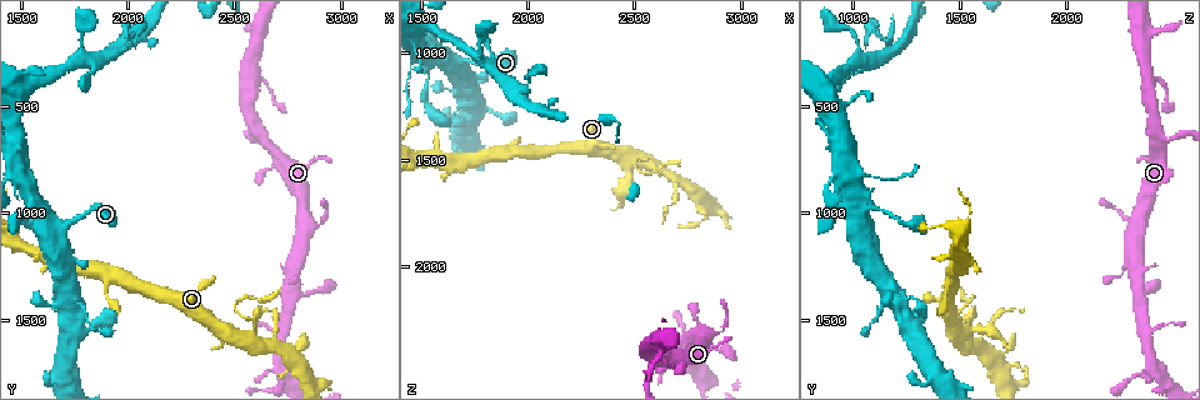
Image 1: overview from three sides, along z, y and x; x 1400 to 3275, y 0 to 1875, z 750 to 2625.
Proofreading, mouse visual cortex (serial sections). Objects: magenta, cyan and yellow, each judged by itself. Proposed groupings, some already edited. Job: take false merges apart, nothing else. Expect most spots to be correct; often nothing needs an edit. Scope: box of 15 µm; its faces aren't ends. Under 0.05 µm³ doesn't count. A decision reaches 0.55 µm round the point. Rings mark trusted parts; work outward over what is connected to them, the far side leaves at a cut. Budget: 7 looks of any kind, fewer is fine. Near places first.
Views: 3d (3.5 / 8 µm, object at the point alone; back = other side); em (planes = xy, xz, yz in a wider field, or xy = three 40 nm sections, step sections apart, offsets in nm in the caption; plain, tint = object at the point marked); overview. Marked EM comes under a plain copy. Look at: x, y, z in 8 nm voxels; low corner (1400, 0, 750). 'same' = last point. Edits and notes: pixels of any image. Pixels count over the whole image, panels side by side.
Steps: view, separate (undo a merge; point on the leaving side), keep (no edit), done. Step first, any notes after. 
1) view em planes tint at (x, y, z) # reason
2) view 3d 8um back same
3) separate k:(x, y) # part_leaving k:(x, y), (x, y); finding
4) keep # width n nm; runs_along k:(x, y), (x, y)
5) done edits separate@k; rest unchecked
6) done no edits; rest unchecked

view 3d 8um at (2040, 130, 1080) # abrupt turn

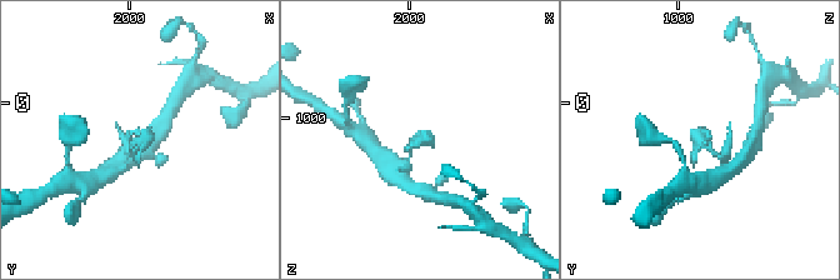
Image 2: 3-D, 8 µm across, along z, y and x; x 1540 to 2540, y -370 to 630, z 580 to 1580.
view 3d 3.5um back at (2030, 130, 1090) # closer look

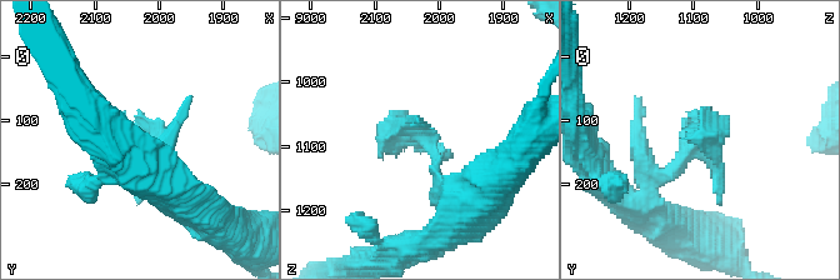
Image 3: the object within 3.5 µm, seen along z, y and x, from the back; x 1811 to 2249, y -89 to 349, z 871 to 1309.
view em xy step 2 tint at (2040, 135, 1075)

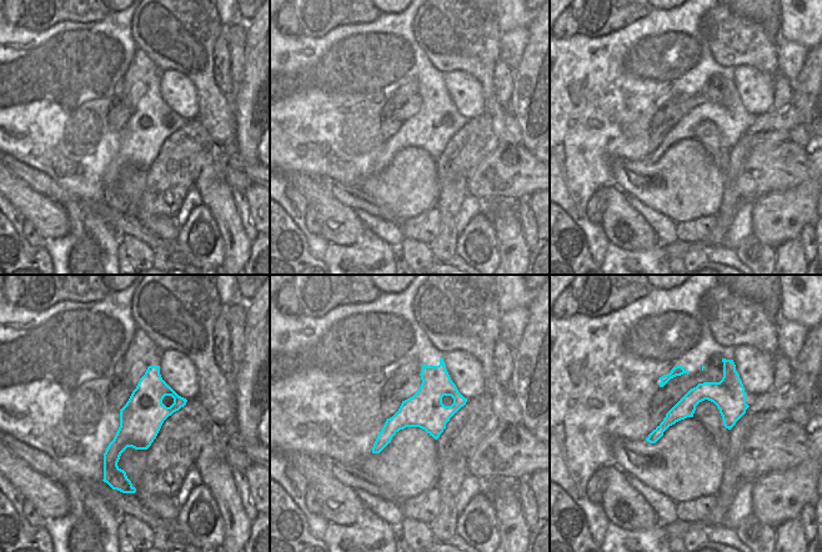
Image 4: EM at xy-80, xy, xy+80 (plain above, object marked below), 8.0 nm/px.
keep # runs_along 3:(440, 193), (418, 119); continuous, no second cell

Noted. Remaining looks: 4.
view 3d 8um back at (1920, 1300, 1450) # sharp bend

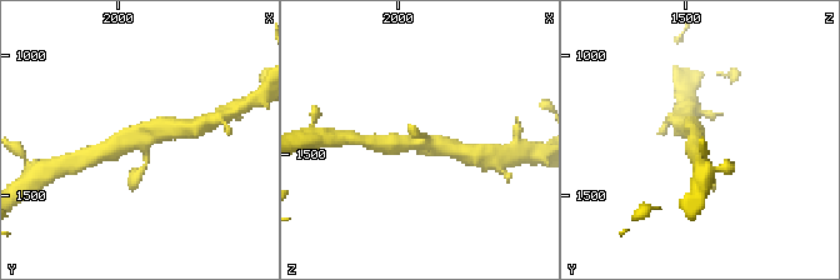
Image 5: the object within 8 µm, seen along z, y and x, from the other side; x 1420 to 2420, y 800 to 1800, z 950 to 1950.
view 3d 3.5um back at (1920, 1300, 1450)

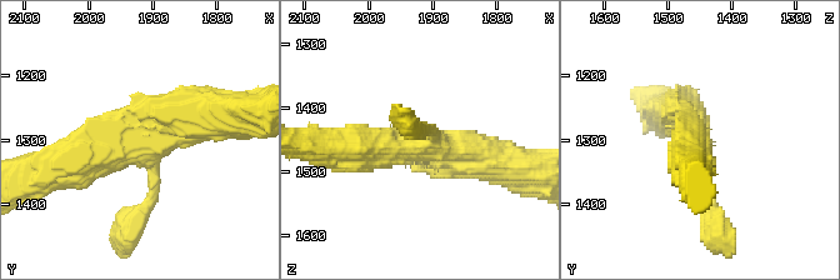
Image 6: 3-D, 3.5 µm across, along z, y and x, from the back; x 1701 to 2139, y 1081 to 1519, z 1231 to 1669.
keep # arms 3; arm_widths 150, 500, 500 nm; runs_along 6:(64, 161), (216, 111); continuous, no second cell

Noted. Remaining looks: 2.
view 3d 3.5um at (2590, 1580, 1520) # narrows sharply

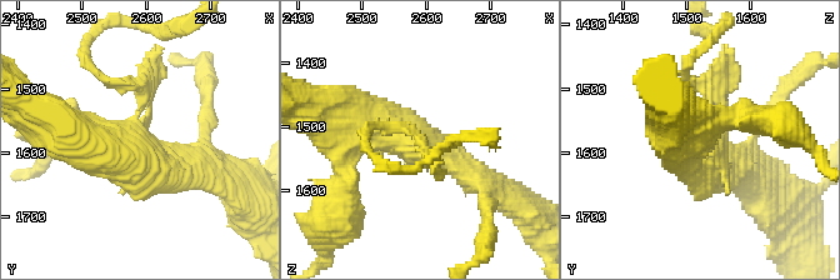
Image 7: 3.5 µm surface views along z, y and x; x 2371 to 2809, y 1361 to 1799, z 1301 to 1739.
view em xy step 3 tint at (2580, 1575, 1530) # arms 3; arm_widths 150, 400, 600 nm; now the EM

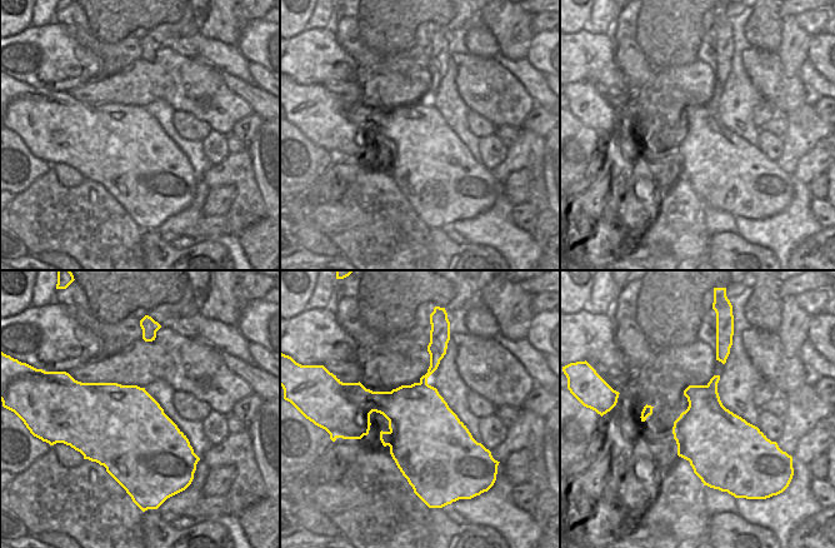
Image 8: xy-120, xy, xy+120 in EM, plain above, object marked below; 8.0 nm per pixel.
keep # runs_along 7:(335, 115), (398, 125), (474, 176); all the same cell

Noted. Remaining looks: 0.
done no edits; rest unchecked

